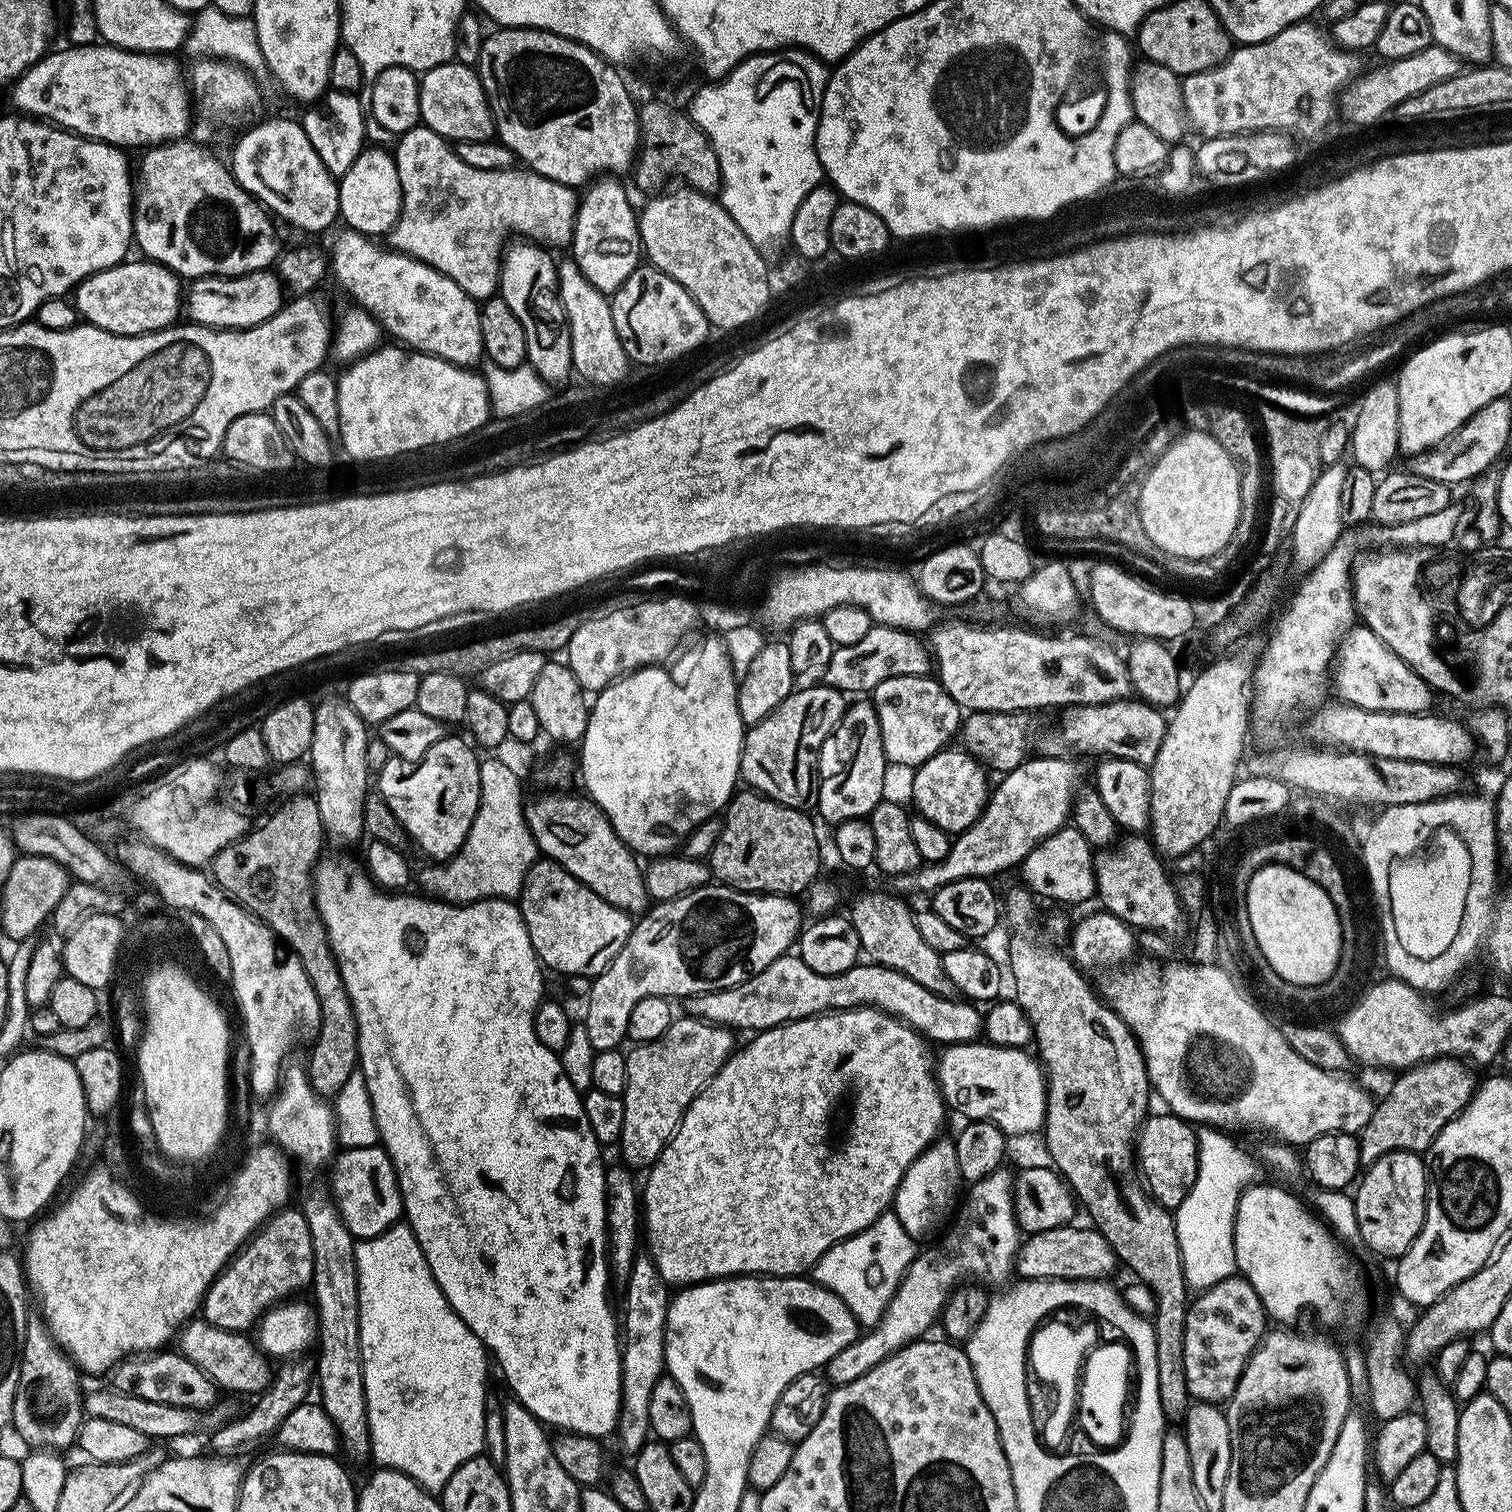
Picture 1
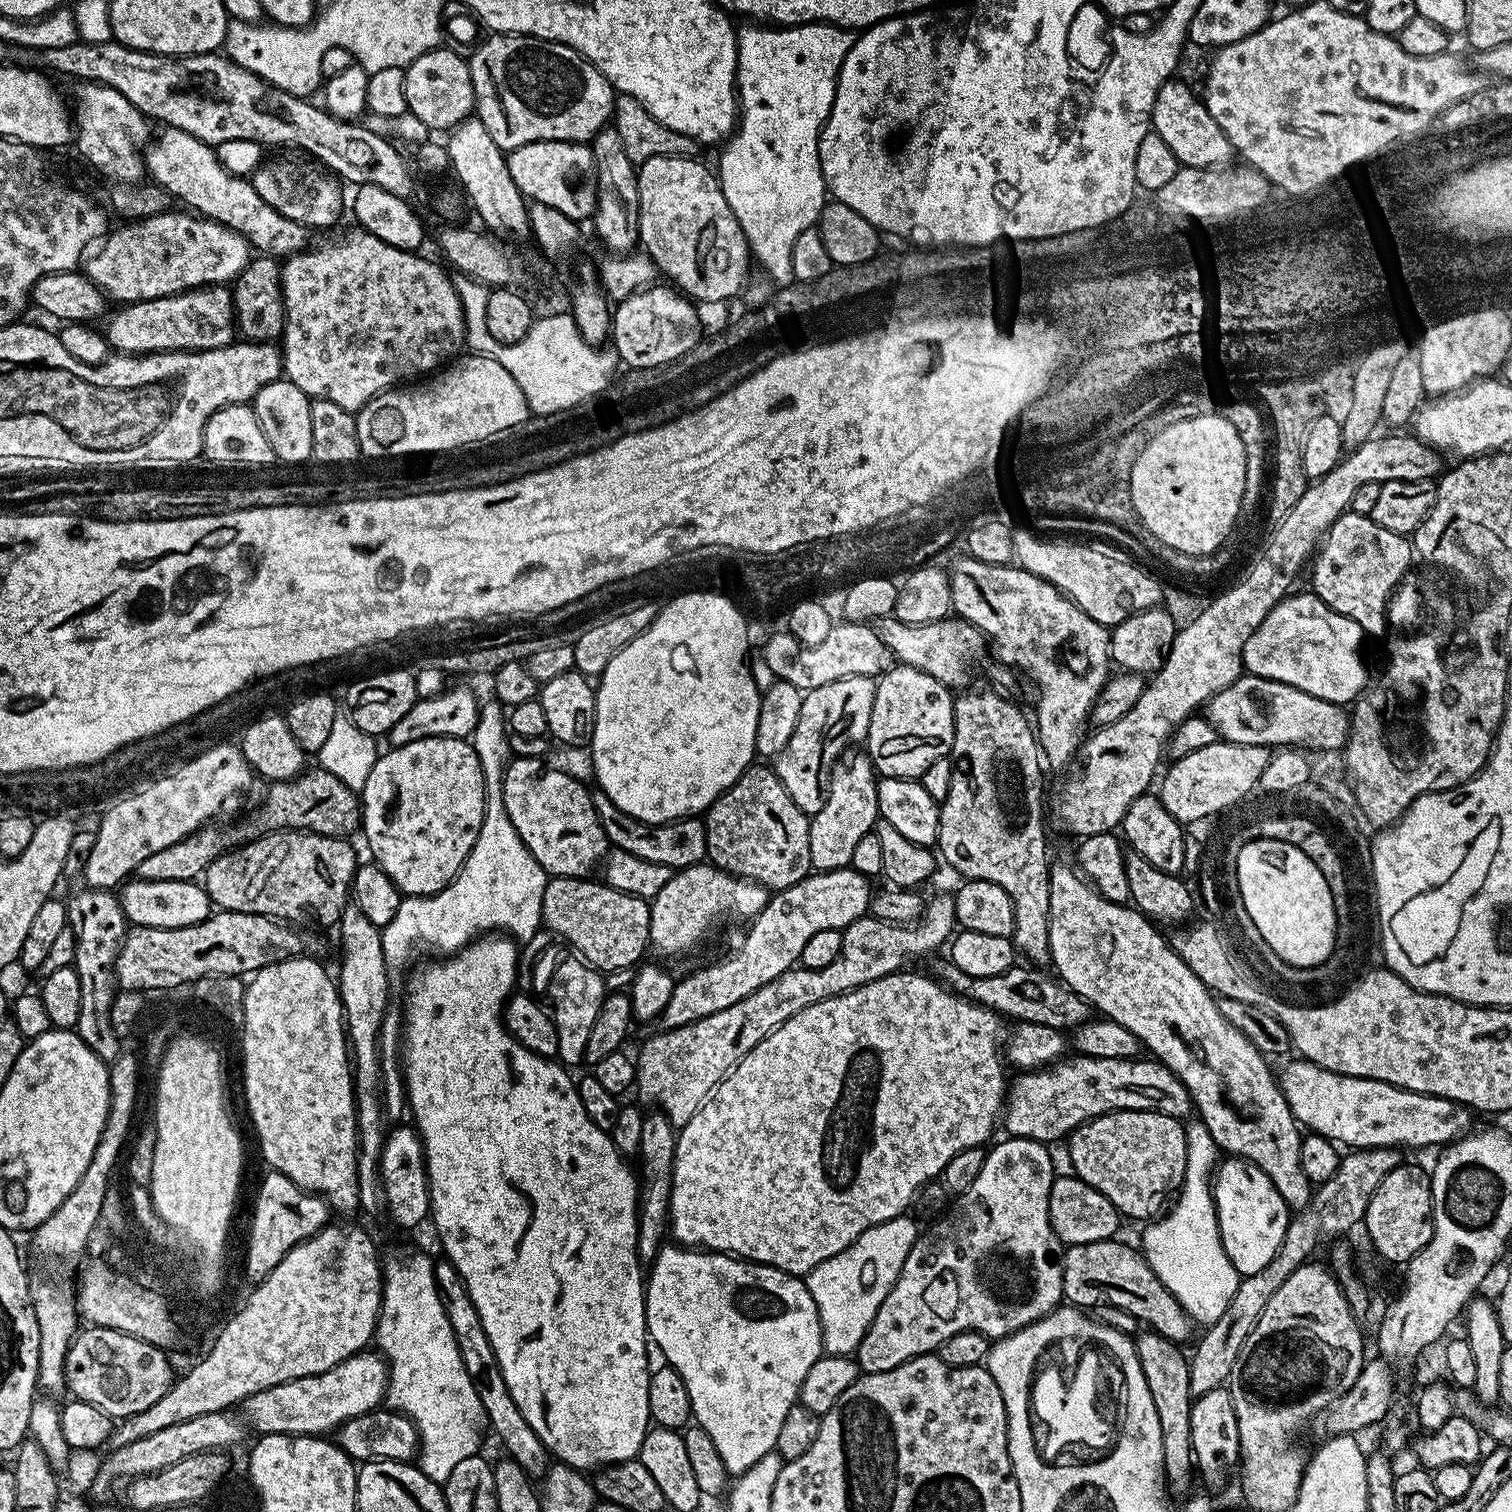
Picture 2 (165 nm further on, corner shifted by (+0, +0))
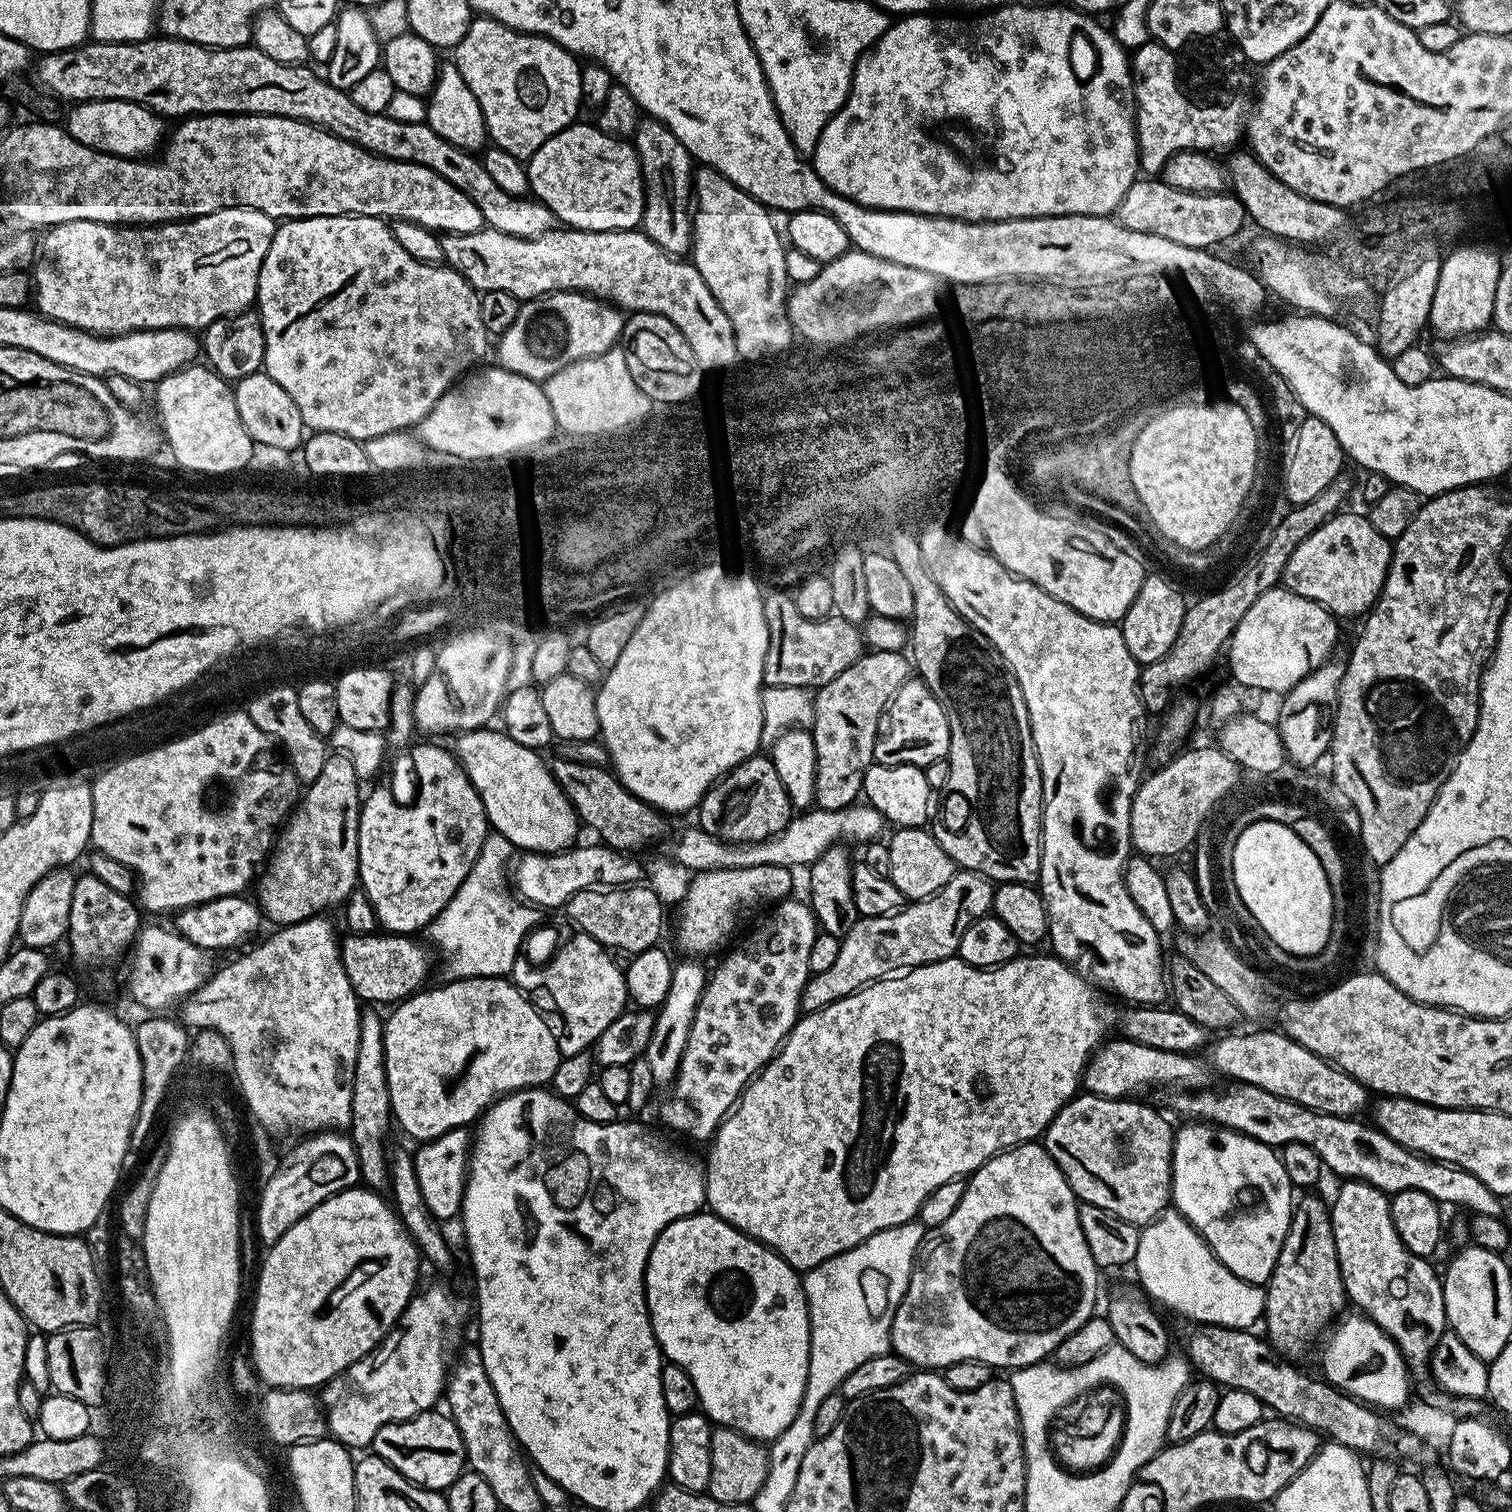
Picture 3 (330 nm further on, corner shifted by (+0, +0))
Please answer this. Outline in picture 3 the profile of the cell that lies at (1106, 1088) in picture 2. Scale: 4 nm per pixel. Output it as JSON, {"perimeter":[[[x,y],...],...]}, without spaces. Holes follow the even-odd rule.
{"perimeter":[[[1228,1082],[1225,1085],[1225,1088],[1220,1088],[1217,1092],[1204,1092],[1208,1090],[1181,1091],[1184,1093],[1174,1097],[1172,1104],[1189,1121],[1207,1122],[1218,1128],[1229,1128],[1269,1146],[1302,1142],[1302,1146],[1310,1146],[1310,1150],[1314,1150],[1314,1154],[1318,1154],[1318,1158],[1322,1158],[1325,1169],[1329,1173],[1337,1172],[1340,1178],[1364,1180],[1370,1186],[1389,1194],[1395,1194],[1402,1190],[1422,1190],[1422,1194],[1430,1194],[1430,1198],[1434,1198],[1444,1206],[1457,1204],[1460,1208],[1469,1208],[1469,1213],[1477,1216],[1501,1215],[1501,1197],[1494,1195],[1481,1180],[1474,1178],[1474,1174],[1470,1174],[1466,1169],[1460,1168],[1456,1164],[1445,1164],[1443,1160],[1434,1160],[1427,1156],[1421,1156],[1418,1152],[1411,1152],[1406,1146],[1394,1142],[1394,1138],[1386,1135],[1381,1128],[1375,1127],[1371,1123],[1368,1123],[1369,1125],[1363,1124],[1363,1119],[1315,1112],[1306,1106],[1298,1106],[1298,1102],[1278,1098],[1278,1094],[1270,1094],[1253,1084]]]}

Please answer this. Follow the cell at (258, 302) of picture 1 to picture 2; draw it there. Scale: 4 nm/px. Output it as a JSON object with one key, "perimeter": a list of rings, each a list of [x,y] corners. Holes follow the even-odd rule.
{"perimeter":[[[224,286],[193,288],[176,296],[125,303],[102,328],[109,349],[120,354],[145,352],[205,352],[227,348],[237,339],[236,314],[232,294]]]}

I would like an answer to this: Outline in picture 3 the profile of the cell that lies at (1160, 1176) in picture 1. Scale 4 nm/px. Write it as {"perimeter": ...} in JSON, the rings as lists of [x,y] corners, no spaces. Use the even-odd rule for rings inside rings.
{"perimeter":[[[1077,1094],[1065,1104],[1064,1109],[1050,1122],[1050,1126],[1044,1132],[1042,1143],[1050,1154],[1050,1158],[1062,1170],[1066,1182],[1071,1186],[1077,1201],[1098,1206],[1108,1211],[1118,1219],[1125,1220],[1130,1224],[1143,1226],[1152,1223],[1161,1212],[1169,1207],[1172,1198],[1172,1141],[1174,1139],[1173,1125],[1168,1125],[1154,1109],[1148,1104],[1139,1104],[1136,1098],[1121,1098],[1119,1100],[1108,1100],[1104,1096],[1093,1096],[1091,1094]]]}

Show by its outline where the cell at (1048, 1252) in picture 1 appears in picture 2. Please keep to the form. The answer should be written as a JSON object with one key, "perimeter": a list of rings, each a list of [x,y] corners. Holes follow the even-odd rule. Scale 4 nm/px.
{"perimeter":[[[1120,1238],[1102,1242],[1070,1244],[1063,1249],[1064,1291],[1063,1299],[1069,1305],[1081,1310],[1090,1310],[1099,1304],[1118,1306],[1126,1314],[1134,1314],[1137,1322],[1148,1320],[1151,1331],[1170,1338],[1174,1343],[1183,1345],[1192,1336],[1194,1322],[1182,1310],[1178,1298],[1166,1290],[1166,1286],[1154,1274],[1144,1257],[1143,1251],[1123,1244]]]}

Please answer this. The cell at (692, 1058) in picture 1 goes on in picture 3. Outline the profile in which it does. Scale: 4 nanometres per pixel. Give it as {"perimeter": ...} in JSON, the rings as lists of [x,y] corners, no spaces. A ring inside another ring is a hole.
{"perimeter":[[[960,870],[936,895],[911,901],[892,916],[857,919],[856,925],[841,939],[836,961],[827,970],[809,975],[800,999],[801,1009],[817,1012],[877,980],[923,964],[953,959],[960,951],[962,934],[978,918],[991,913],[993,891],[993,881],[981,872]]]}

